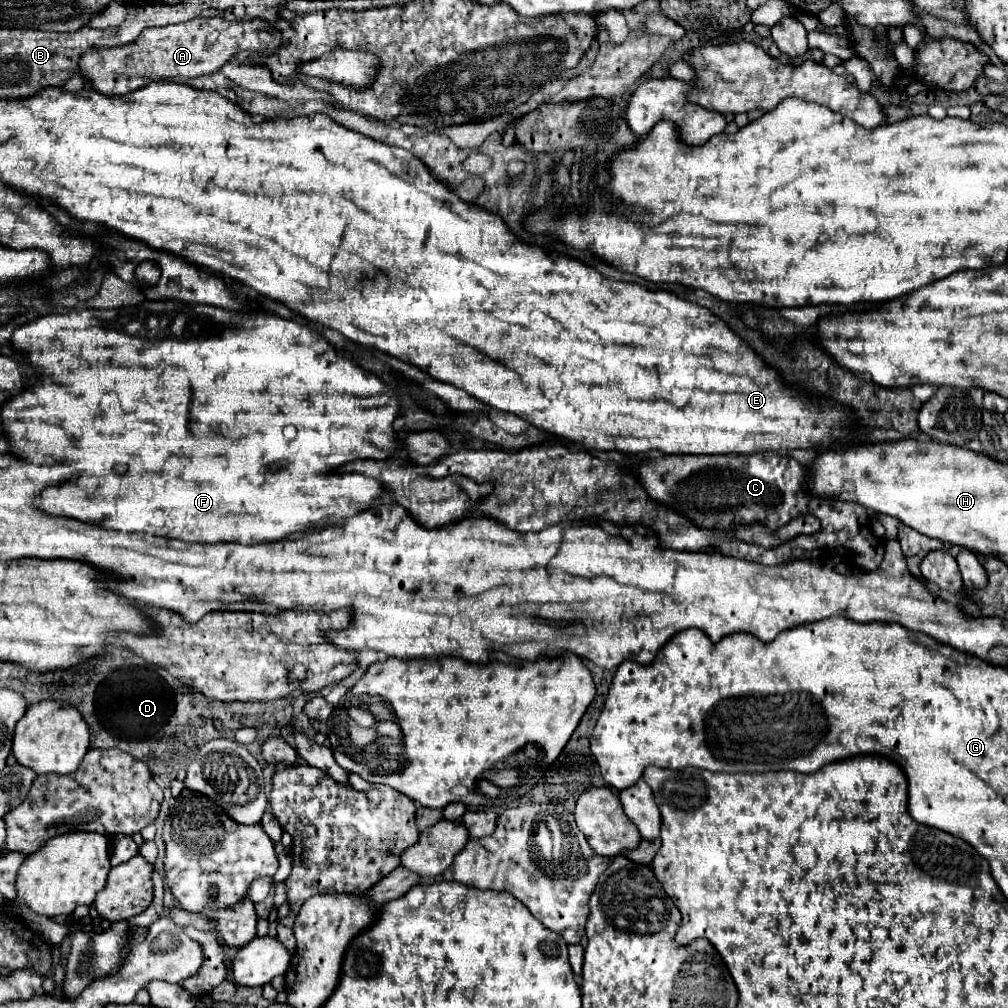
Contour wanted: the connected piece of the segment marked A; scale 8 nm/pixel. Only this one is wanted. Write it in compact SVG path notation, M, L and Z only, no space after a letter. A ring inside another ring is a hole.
M193 18L183 24L169 24L161 28L145 28L133 44L93 50L81 58L81 74L93 82L101 94L129 94L149 82L195 78L217 72L227 60L243 50L261 50L261 32L273 30L267 20L237 20L229 22L215 18Z

